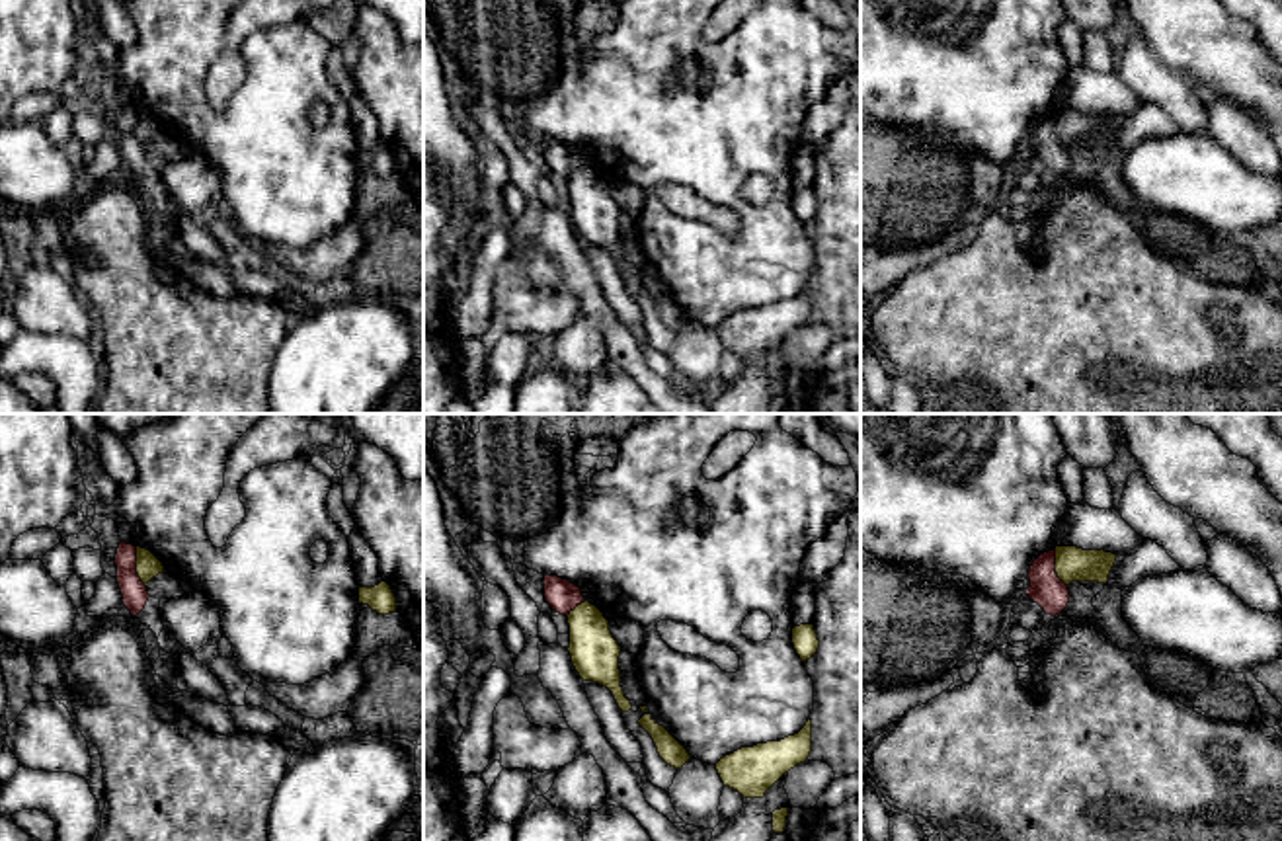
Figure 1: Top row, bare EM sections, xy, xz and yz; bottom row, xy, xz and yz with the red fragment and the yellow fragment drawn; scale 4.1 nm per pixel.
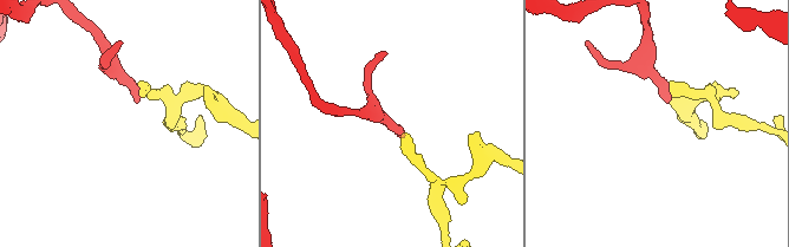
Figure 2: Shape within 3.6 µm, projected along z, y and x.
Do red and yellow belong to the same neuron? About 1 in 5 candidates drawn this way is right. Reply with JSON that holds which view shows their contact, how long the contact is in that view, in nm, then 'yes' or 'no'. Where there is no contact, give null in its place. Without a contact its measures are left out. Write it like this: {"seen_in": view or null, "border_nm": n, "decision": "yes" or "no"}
{"seen_in": "xy", "border_nm": 170, "decision": "no"}

